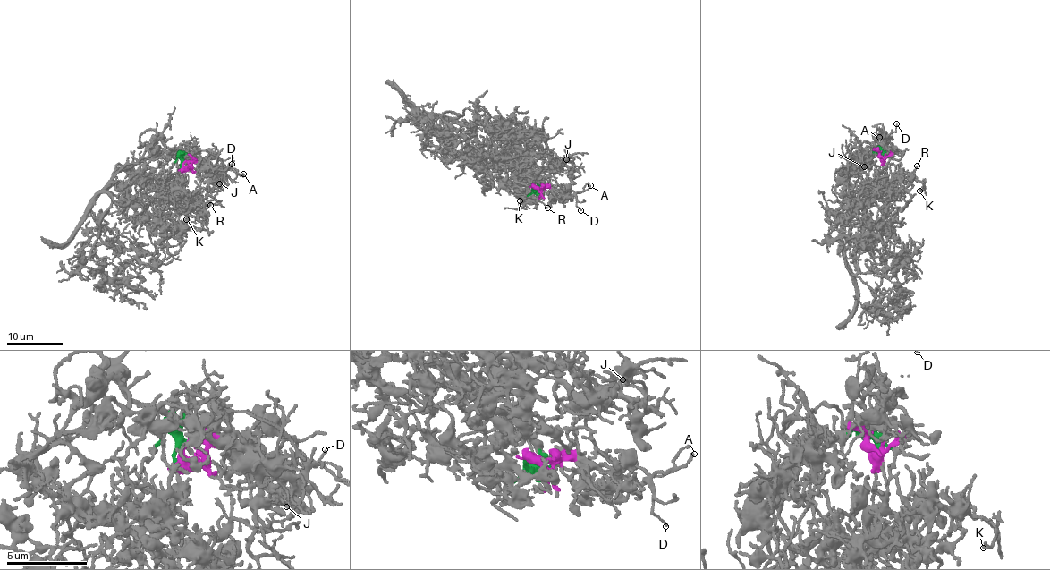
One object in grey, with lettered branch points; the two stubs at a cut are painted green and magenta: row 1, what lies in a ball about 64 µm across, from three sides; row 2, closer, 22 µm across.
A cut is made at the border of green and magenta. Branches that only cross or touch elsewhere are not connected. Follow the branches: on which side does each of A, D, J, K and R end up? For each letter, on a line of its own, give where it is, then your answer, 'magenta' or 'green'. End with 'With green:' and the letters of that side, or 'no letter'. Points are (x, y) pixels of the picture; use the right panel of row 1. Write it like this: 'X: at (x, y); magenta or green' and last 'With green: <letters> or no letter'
A: at (879, 137); magenta
D: at (896, 123); magenta
J: at (864, 166); green
K: at (919, 191); green
R: at (917, 165); green
With green: J, K, R

